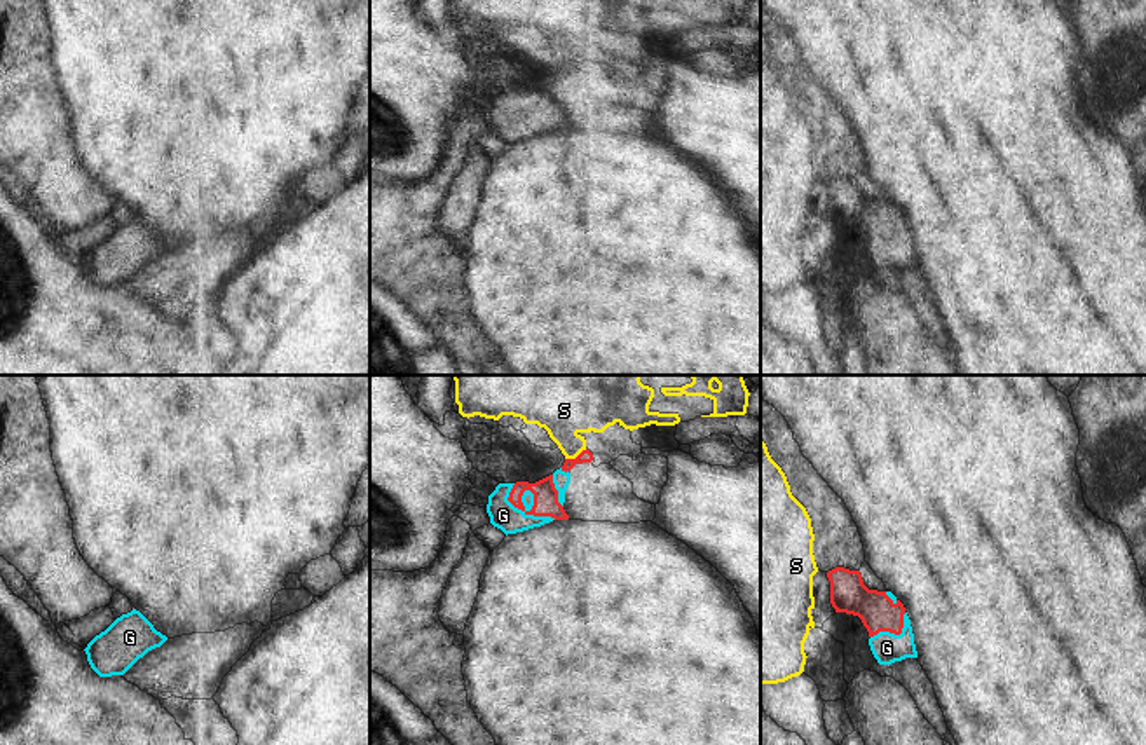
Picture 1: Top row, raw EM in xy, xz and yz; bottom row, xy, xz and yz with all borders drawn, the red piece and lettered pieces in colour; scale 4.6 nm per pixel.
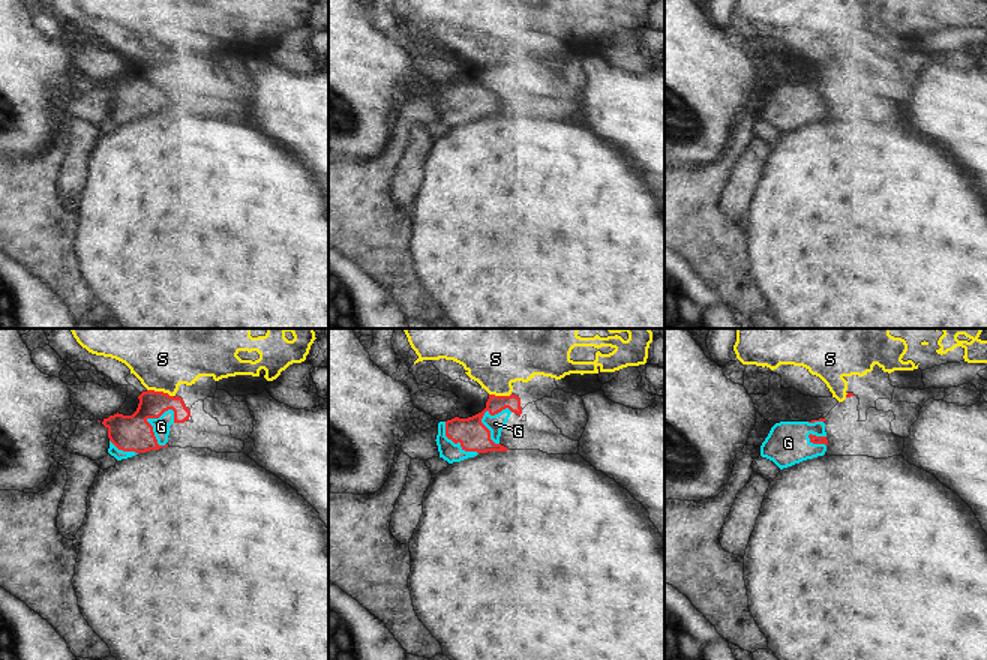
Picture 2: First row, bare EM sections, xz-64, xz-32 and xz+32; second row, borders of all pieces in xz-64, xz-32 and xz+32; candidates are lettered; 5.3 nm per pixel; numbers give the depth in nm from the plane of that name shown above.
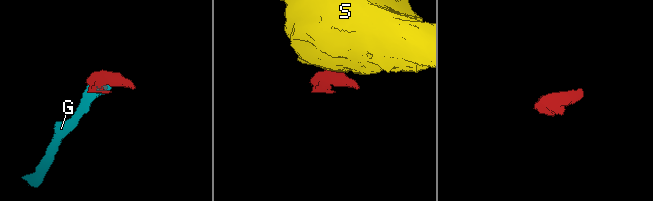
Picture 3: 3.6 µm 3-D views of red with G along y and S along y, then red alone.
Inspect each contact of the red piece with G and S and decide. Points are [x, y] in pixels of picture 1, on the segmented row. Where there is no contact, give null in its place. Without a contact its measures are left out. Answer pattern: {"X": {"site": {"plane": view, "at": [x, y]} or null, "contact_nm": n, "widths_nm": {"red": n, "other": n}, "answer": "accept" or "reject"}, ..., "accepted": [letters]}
{"G": {"site": {"plane": "xz", "at": [524, 510]}, "contact_nm": 260, "widths_nm": {"red": 110, "other": 130}, "answer": "accept"}, "S": {"site": {"plane": "xz", "at": [578, 456]}, "contact_nm": 120, "widths_nm": {"red": 60, "other": 300}, "answer": "reject"}, "accepted": ["G"]}

